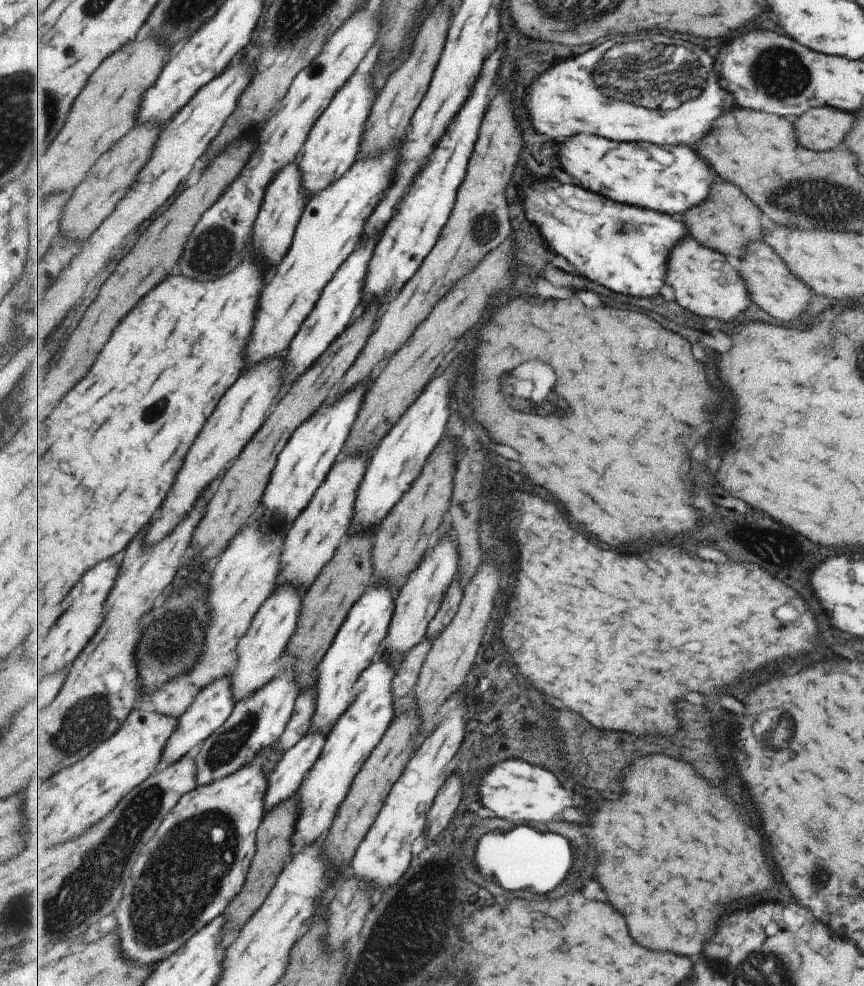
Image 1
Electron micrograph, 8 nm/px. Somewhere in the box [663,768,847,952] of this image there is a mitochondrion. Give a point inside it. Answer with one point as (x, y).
(816, 878)

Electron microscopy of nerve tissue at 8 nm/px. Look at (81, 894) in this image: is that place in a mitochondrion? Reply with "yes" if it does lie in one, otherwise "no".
yes

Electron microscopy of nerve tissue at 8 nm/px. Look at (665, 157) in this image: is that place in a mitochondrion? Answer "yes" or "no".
no

